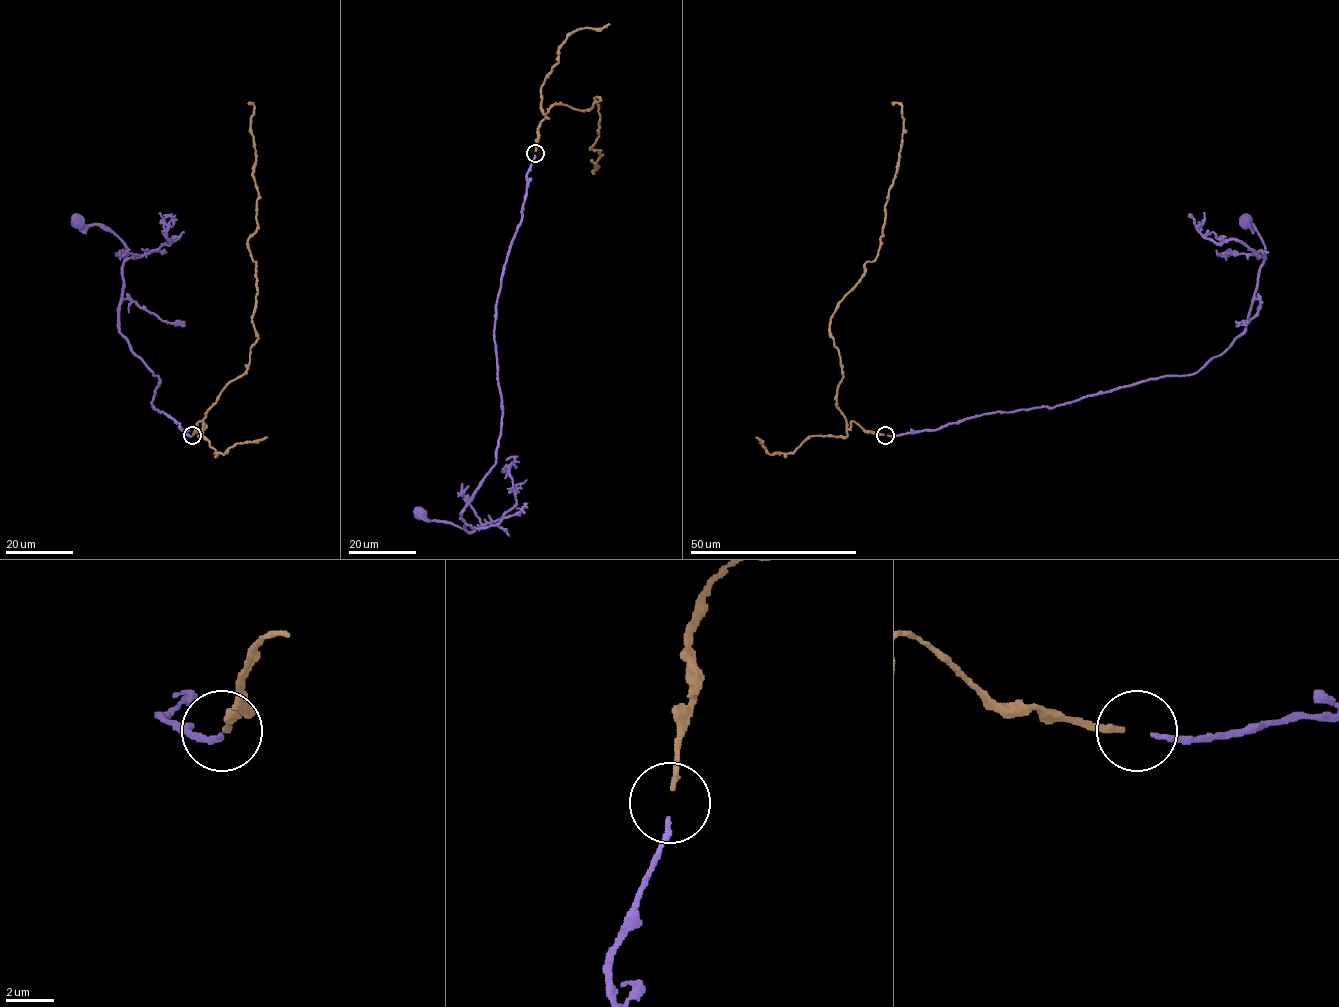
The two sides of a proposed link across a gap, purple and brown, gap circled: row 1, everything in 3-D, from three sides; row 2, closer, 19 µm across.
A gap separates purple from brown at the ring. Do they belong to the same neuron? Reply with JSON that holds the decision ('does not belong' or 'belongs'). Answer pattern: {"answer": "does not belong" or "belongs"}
{"answer": "belongs"}

